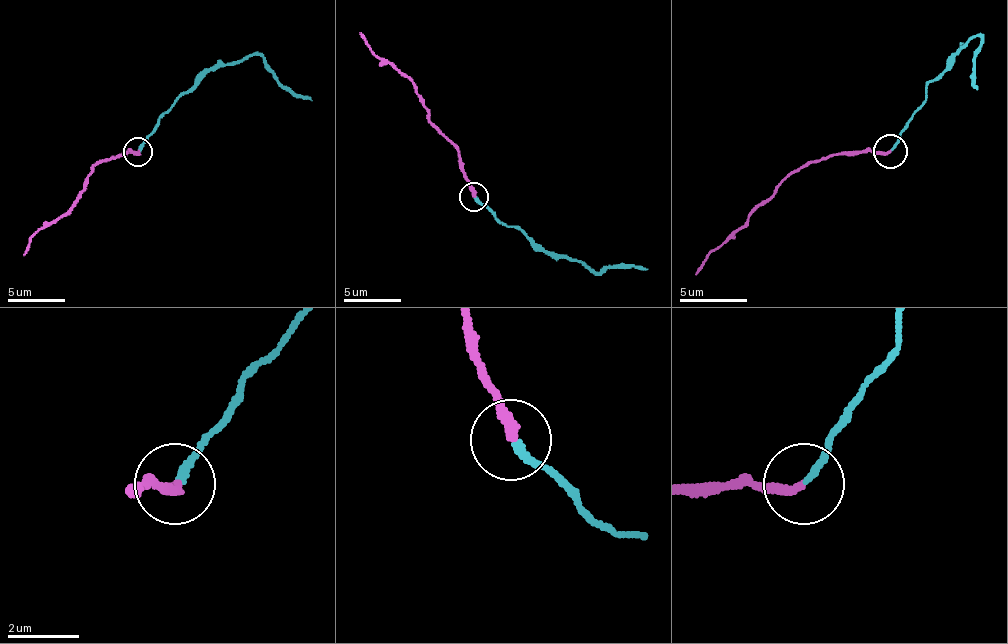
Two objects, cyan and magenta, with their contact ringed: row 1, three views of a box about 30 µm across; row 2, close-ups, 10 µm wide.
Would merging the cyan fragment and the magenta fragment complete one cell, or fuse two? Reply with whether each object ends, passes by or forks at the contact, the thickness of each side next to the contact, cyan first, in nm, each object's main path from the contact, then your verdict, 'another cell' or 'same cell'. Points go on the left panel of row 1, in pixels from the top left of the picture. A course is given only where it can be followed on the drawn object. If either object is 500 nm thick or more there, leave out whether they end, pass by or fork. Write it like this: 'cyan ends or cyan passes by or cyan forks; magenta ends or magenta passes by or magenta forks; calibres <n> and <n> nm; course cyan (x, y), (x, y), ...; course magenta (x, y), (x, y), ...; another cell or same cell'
cyan ends; magenta ends; calibres 200 and 280 nm; course cyan (140, 152), (157, 121), (211, 69), (251, 55), (259, 55), (285, 86), (311, 101); course magenta (137, 152), (100, 161), (80, 198), (46, 223), (23, 255); another cell

